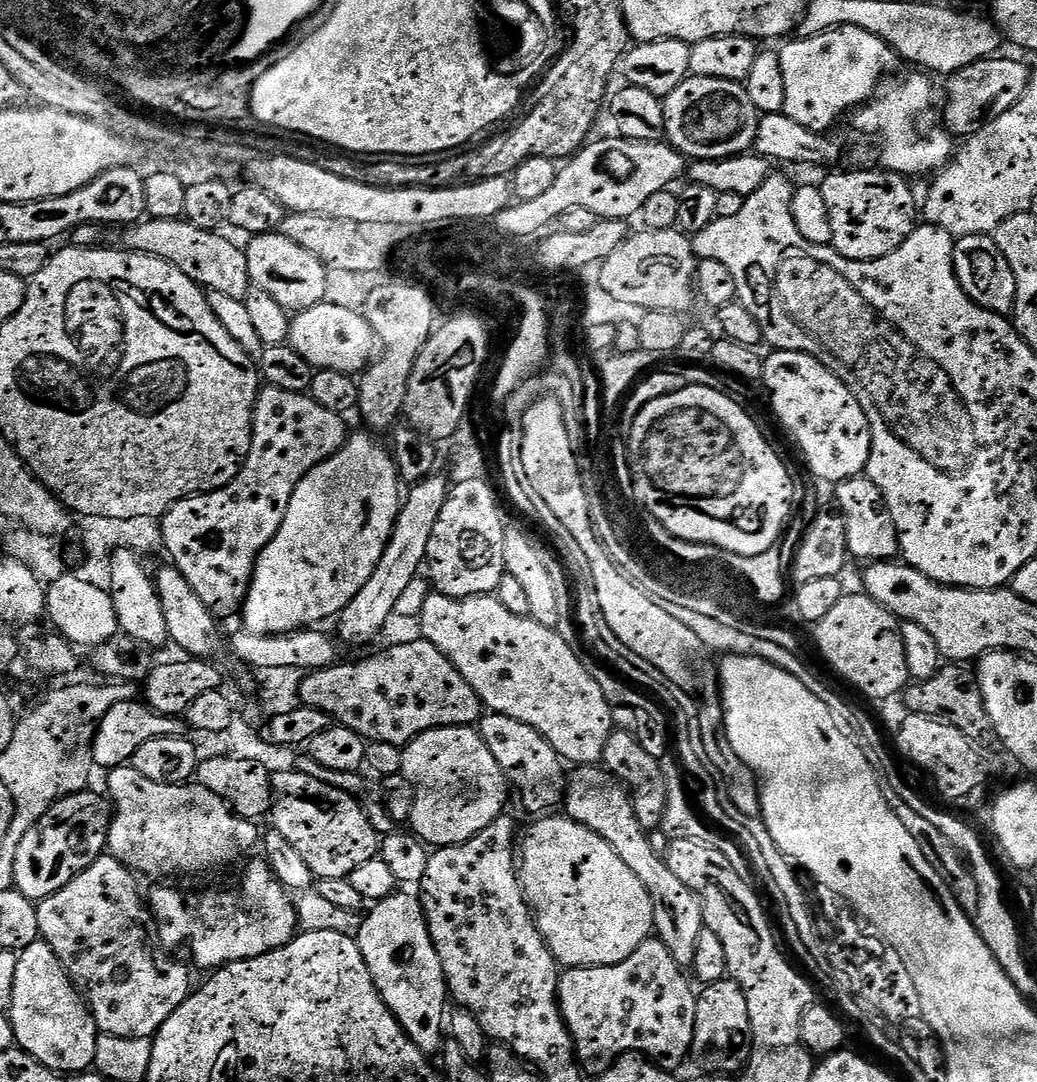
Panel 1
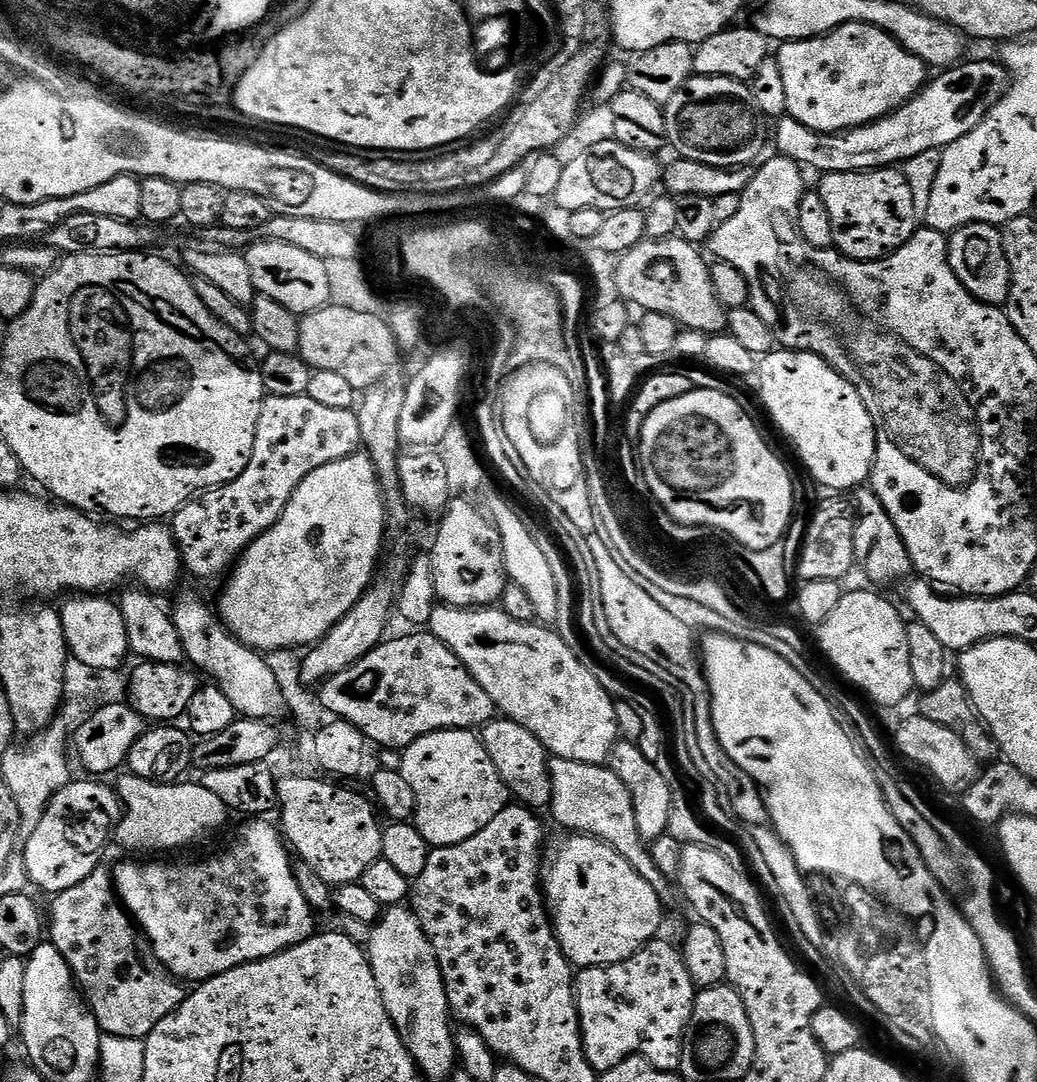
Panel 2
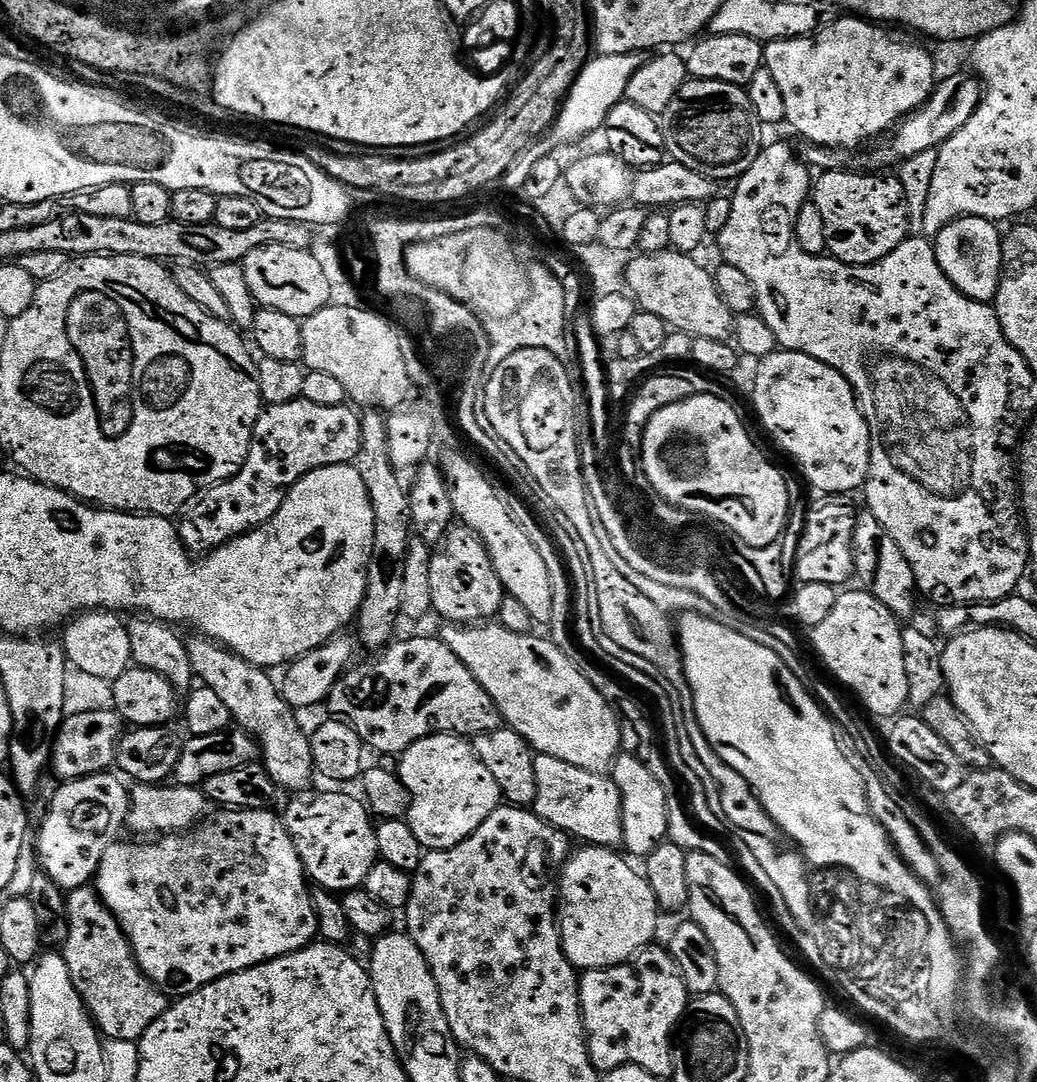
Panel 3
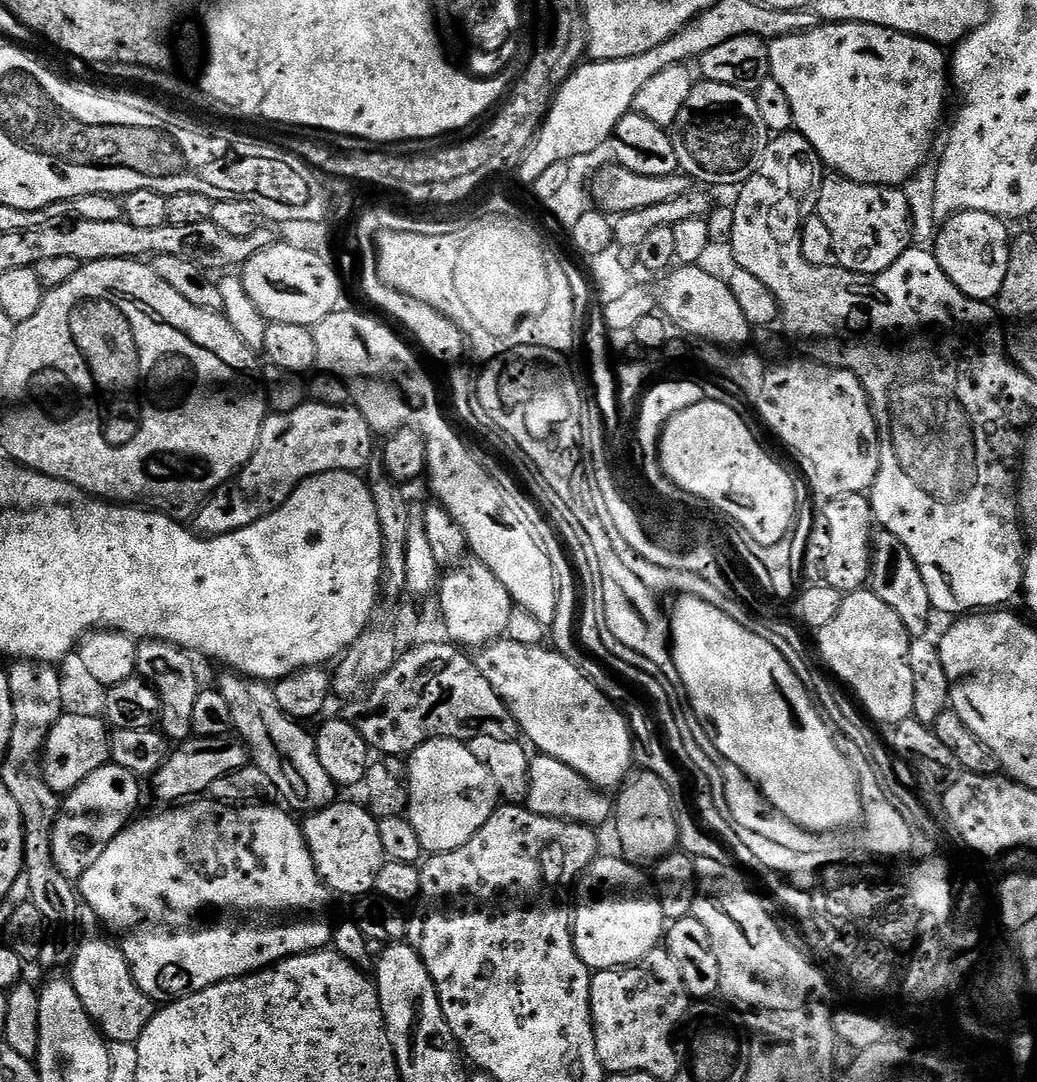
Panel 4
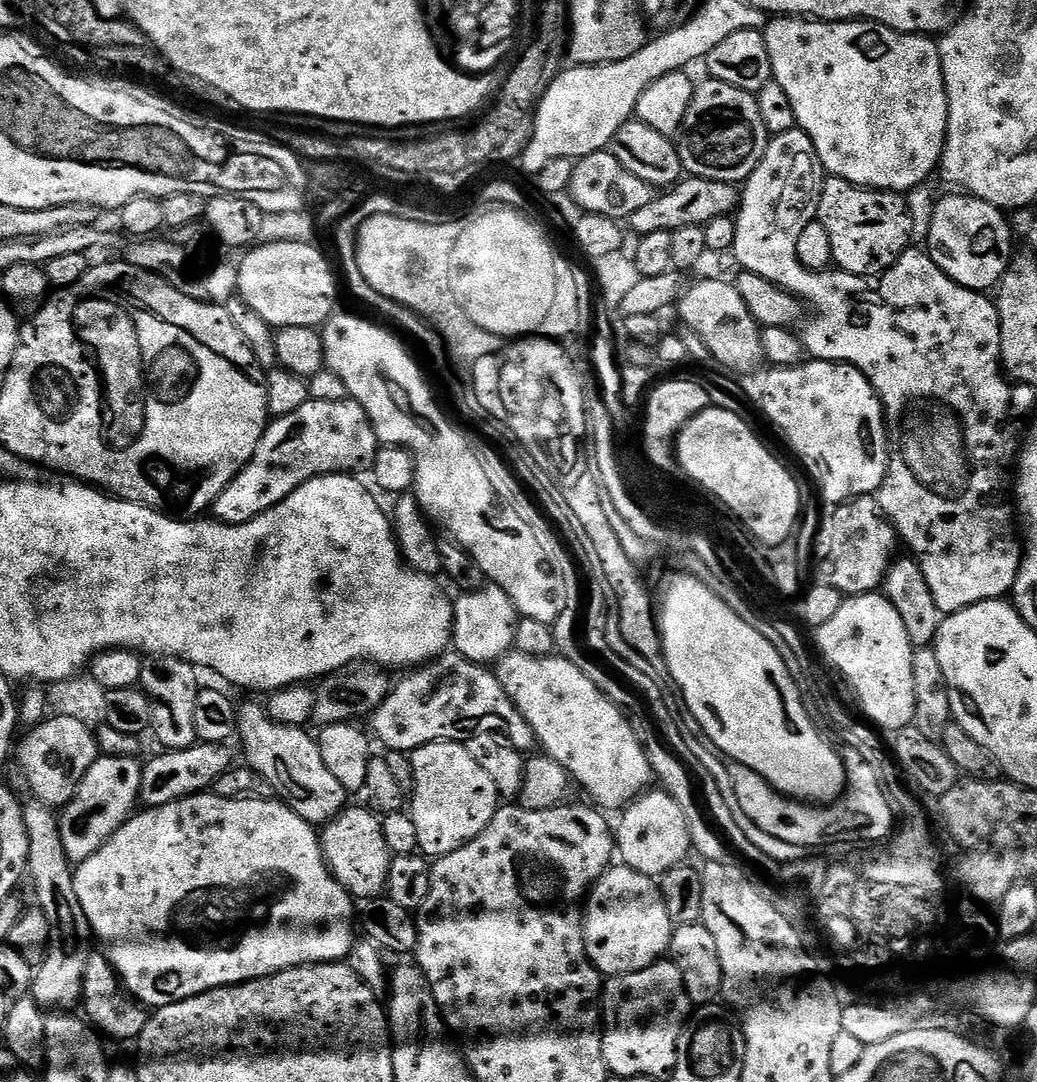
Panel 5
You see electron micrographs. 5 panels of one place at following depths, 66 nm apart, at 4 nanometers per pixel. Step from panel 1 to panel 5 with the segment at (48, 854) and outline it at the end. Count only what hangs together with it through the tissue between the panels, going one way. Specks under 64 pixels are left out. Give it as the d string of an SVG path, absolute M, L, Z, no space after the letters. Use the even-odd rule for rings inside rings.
M105 756L86 770L74 798L59 813L60 837L69 861L90 858L133 815L140 798L141 761L134 756Z

